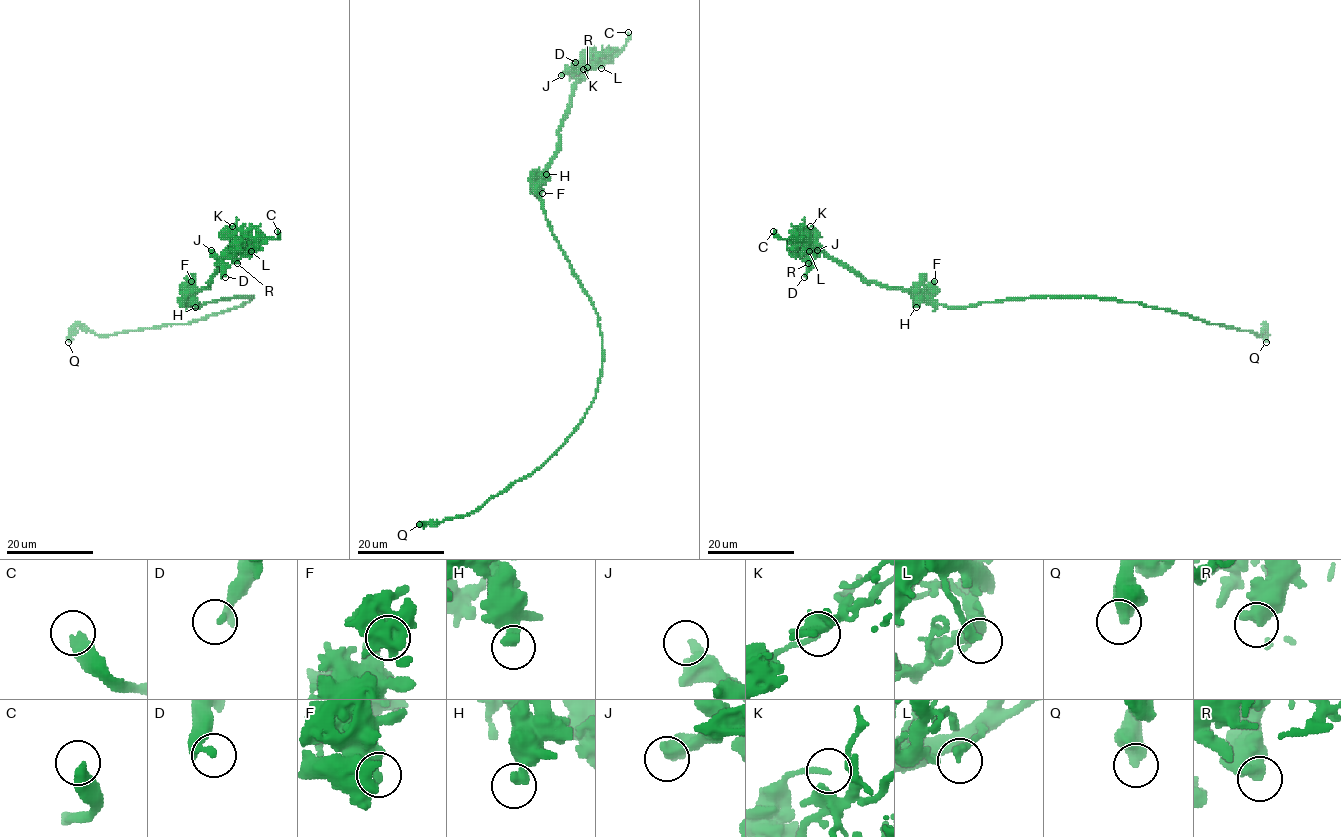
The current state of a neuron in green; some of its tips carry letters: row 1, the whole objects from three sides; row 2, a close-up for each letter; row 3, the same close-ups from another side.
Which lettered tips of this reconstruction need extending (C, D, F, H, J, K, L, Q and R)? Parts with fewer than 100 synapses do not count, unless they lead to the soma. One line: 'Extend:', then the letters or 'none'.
Extend: C

